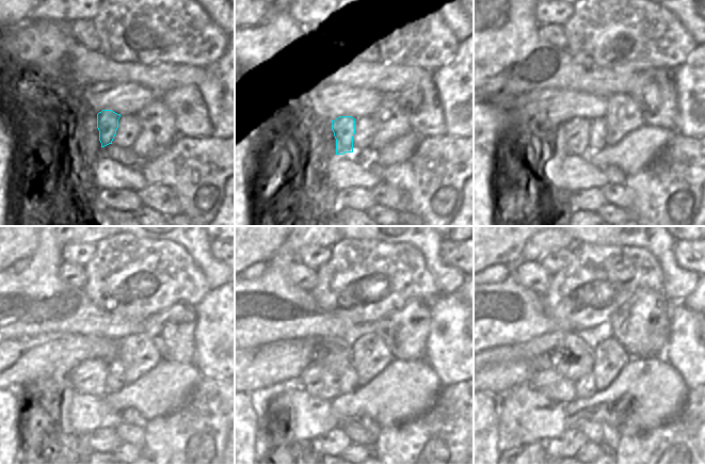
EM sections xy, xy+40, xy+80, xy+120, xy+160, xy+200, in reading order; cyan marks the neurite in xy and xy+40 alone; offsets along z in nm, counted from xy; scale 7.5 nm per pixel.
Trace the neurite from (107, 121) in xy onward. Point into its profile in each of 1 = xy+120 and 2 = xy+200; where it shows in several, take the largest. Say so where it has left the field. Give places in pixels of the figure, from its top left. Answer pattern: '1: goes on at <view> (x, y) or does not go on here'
1: goes on at xy+120 (89, 377)
2: goes on at xy+200 (549, 383)

